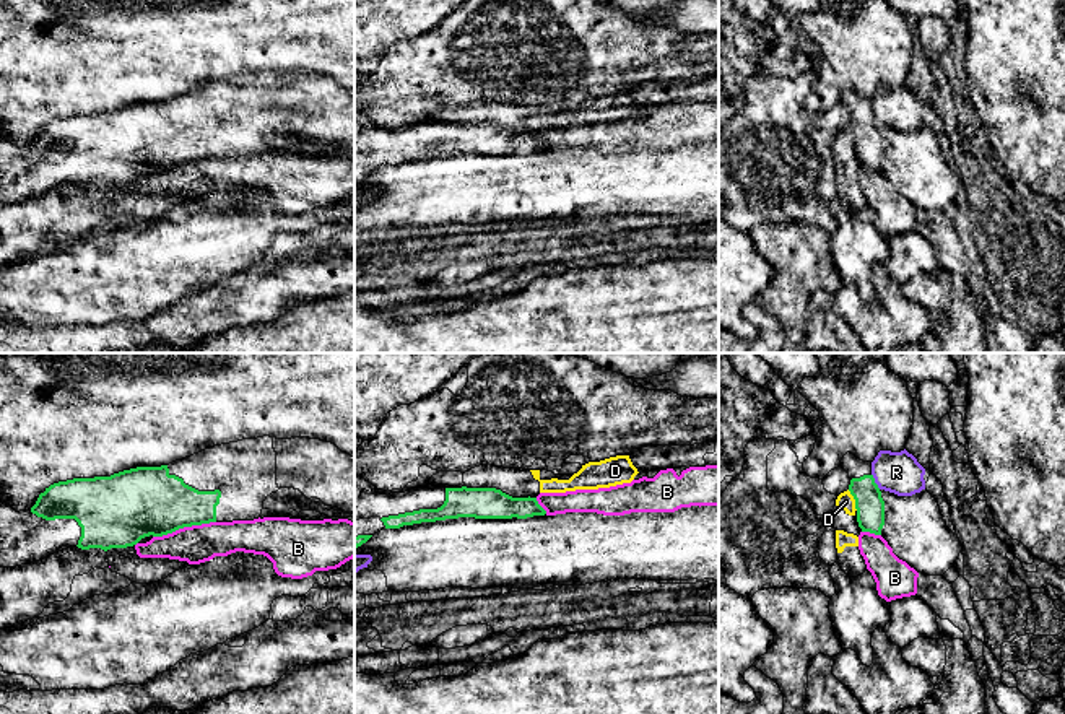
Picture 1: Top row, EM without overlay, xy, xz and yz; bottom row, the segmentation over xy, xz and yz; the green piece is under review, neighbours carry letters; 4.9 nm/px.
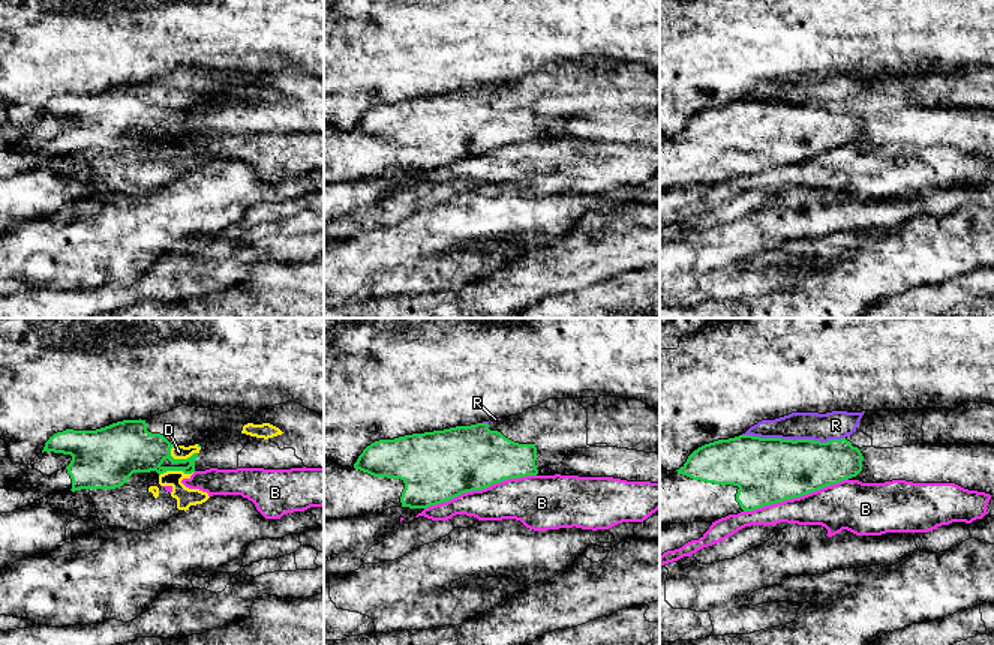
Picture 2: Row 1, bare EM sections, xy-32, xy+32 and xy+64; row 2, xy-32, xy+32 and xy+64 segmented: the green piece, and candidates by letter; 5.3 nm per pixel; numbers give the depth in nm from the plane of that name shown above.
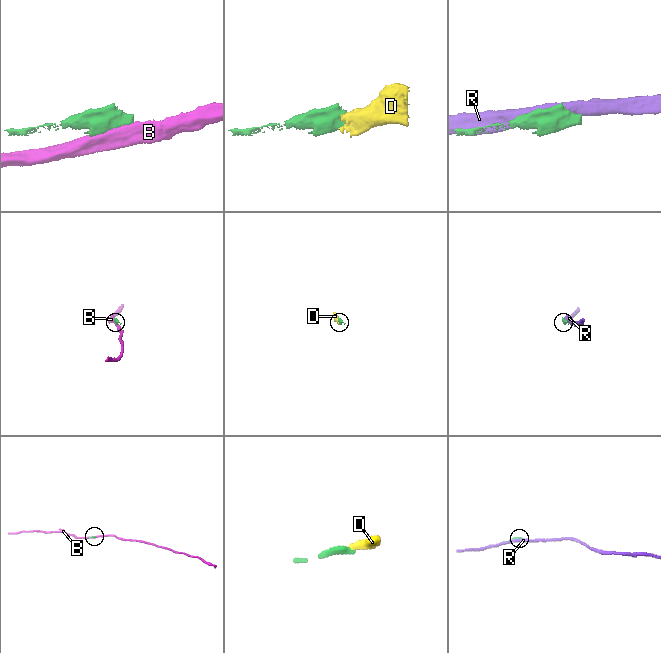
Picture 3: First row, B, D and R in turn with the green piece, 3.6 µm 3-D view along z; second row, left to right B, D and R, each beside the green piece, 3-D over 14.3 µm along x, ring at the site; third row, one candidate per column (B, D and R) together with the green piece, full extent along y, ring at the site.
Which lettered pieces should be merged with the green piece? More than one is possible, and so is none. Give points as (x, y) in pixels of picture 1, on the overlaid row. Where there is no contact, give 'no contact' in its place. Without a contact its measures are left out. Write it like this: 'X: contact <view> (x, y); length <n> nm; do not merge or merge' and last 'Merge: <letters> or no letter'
B: contact xy (184, 526); length 320 nm; do not merge
D: contact yz (854, 498); length 120 nm; do not merge
R: contact yz (873, 482); length 90 nm; do not merge
Merge: no letter

